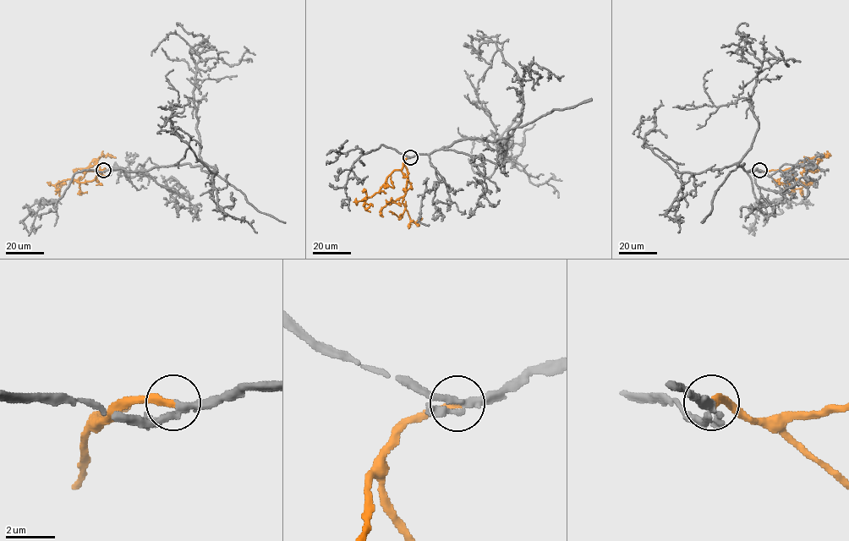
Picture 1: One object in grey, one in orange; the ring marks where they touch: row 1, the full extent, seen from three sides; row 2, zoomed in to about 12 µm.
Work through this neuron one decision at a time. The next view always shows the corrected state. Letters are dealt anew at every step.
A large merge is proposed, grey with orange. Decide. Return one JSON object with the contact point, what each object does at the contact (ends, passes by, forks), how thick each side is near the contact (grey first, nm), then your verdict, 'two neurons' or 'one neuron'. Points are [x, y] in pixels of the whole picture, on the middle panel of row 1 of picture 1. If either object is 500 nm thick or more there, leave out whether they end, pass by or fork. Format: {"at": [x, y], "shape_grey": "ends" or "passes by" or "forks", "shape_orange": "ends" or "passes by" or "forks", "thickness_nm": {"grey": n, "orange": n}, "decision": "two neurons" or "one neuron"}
{"at": [410, 157], "shape_grey": "passes by", "shape_orange": "ends", "thickness_nm": {"grey": 240, "orange": 280}, "decision": "one neuron"}

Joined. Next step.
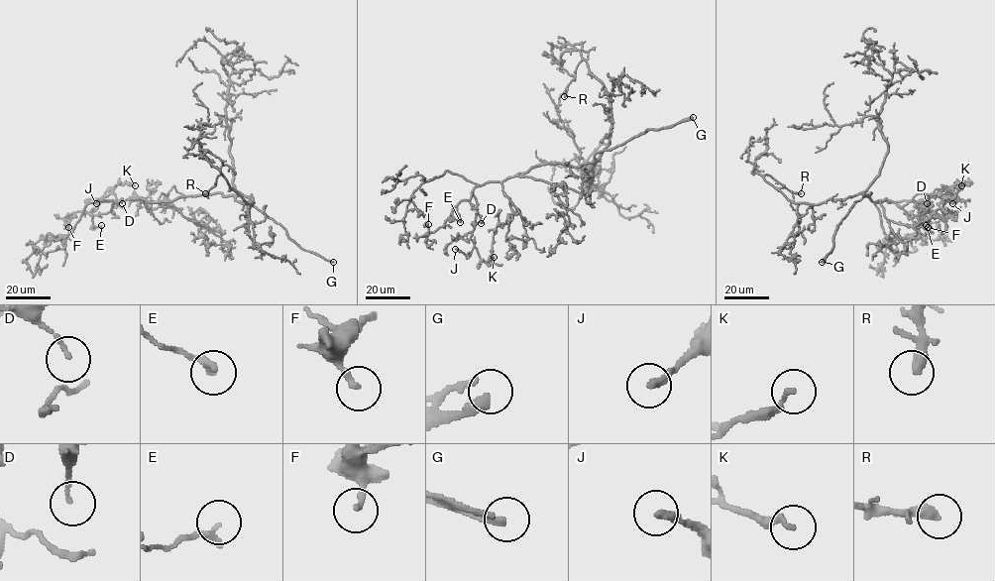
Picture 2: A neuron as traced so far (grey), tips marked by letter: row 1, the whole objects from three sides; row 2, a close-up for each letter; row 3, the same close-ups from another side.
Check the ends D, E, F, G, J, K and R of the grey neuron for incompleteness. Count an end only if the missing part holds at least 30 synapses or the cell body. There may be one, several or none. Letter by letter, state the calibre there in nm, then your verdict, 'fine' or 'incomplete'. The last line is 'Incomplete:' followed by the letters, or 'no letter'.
D: calibre 90 nm; fine
E: calibre 240 nm; fine
F: calibre 180 nm; fine
G: calibre 280 nm; incomplete
J: calibre 280 nm; fine
K: calibre 200 nm; fine
R: calibre 280 nm; incomplete
Incomplete: G, R

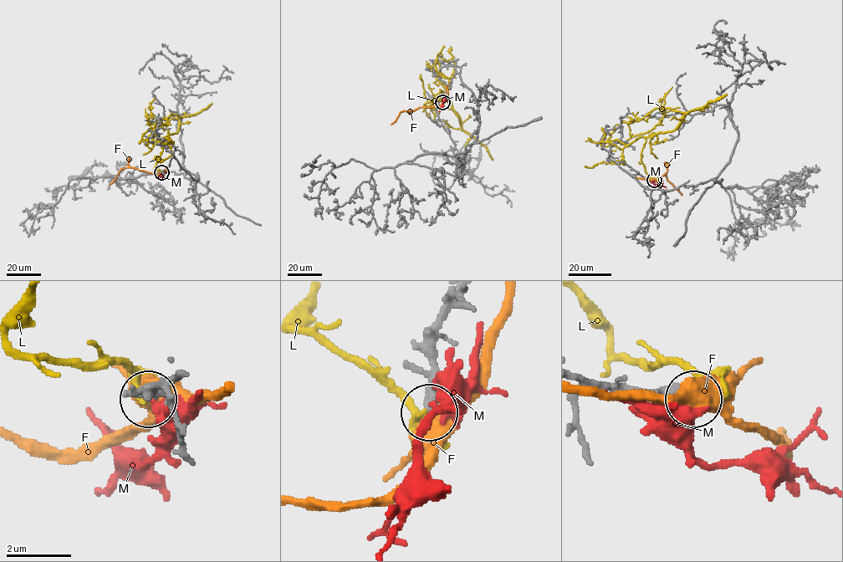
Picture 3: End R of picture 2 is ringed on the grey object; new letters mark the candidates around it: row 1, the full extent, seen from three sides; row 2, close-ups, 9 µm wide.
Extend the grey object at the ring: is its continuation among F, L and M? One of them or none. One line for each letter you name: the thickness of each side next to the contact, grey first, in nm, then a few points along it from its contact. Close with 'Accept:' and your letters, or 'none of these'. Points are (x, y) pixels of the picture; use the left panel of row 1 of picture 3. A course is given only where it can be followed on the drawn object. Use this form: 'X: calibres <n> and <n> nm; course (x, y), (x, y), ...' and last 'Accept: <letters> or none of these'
Accept: none of these

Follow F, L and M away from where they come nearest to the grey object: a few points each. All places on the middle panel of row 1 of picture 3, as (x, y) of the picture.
F: (443, 101), (440, 106), (401, 111), (390, 124)
L: (442, 101), (435, 97), (441, 91), (461, 125), (460, 116), (452, 109), (448, 94), (431, 71)
M: (442, 100), (439, 111)

